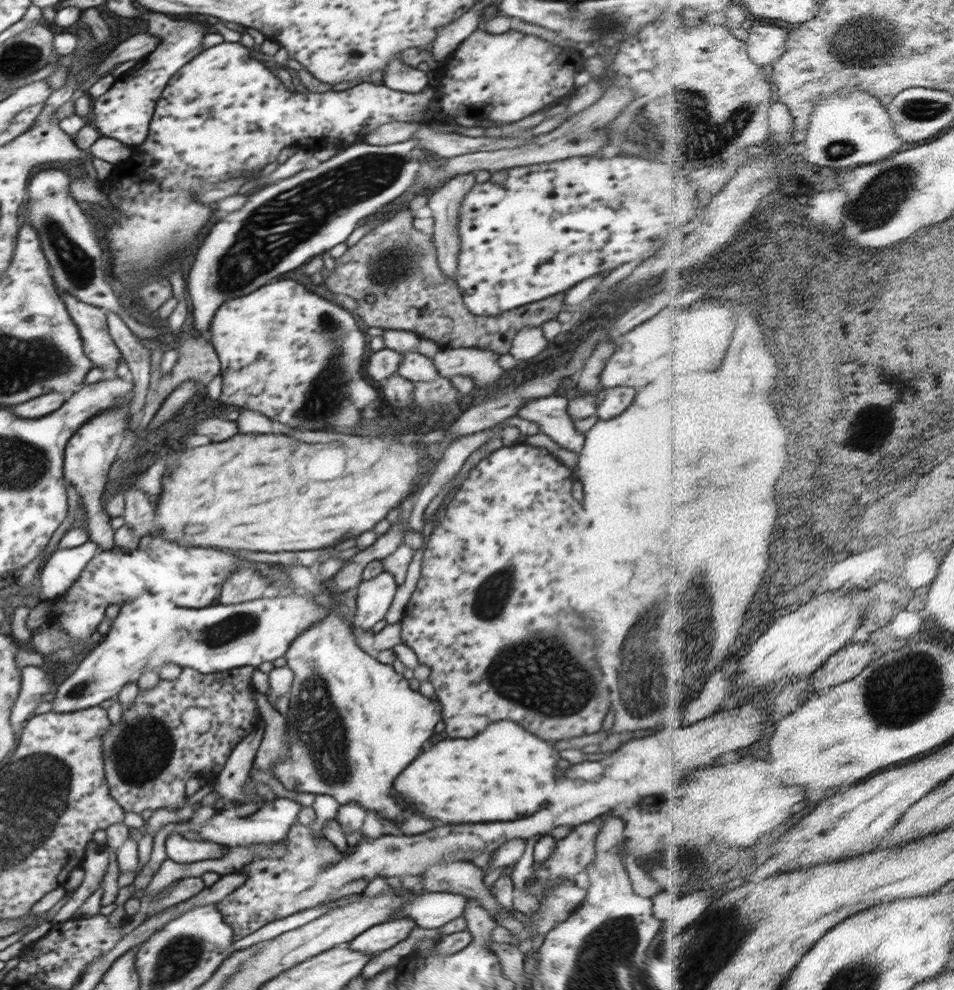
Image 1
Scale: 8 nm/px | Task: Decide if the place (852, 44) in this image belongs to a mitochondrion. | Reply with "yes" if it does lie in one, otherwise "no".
yes

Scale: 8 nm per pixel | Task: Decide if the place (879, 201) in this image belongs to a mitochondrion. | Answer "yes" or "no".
yes

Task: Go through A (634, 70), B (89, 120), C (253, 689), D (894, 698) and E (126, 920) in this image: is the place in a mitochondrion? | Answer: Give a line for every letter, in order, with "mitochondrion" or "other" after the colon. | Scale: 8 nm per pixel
A: other
B: other
C: other
D: mitochondrion
E: other

